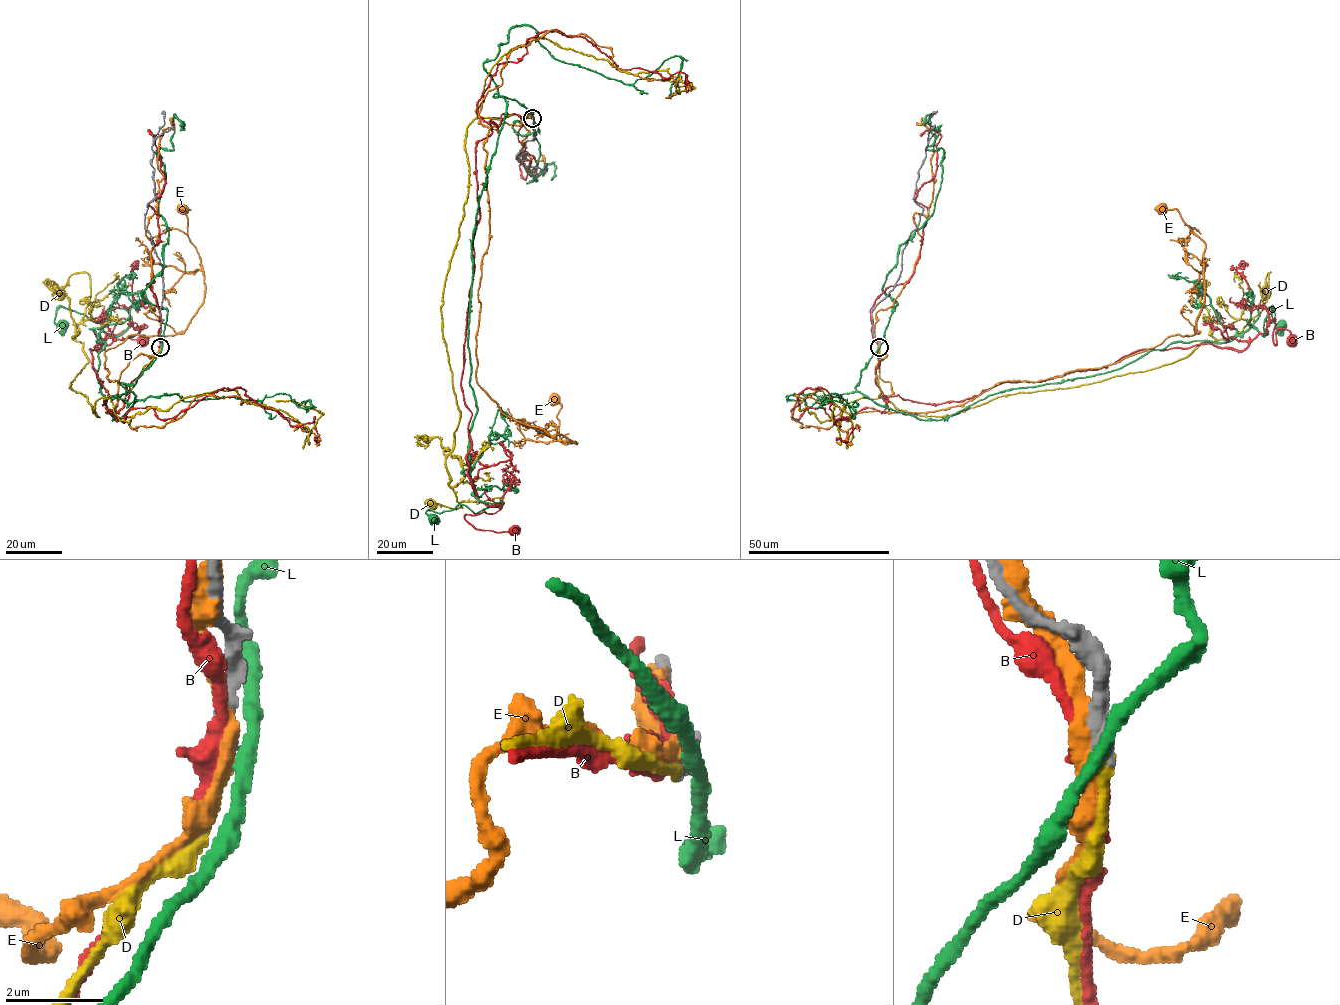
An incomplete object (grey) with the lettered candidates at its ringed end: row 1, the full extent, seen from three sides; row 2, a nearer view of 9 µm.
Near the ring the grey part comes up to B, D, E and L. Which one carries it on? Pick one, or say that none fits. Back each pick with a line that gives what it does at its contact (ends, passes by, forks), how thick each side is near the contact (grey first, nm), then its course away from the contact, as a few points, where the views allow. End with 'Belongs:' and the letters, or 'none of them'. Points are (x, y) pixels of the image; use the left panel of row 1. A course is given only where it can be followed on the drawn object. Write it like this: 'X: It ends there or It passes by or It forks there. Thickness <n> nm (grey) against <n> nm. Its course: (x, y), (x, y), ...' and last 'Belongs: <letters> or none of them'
D: It ends there. Thickness 440 nm (grey) against 190 nm. Its course: (160, 346), (97, 416), (70, 387), (88, 362), (74, 339), (89, 276), (61, 293)
Belongs: D

